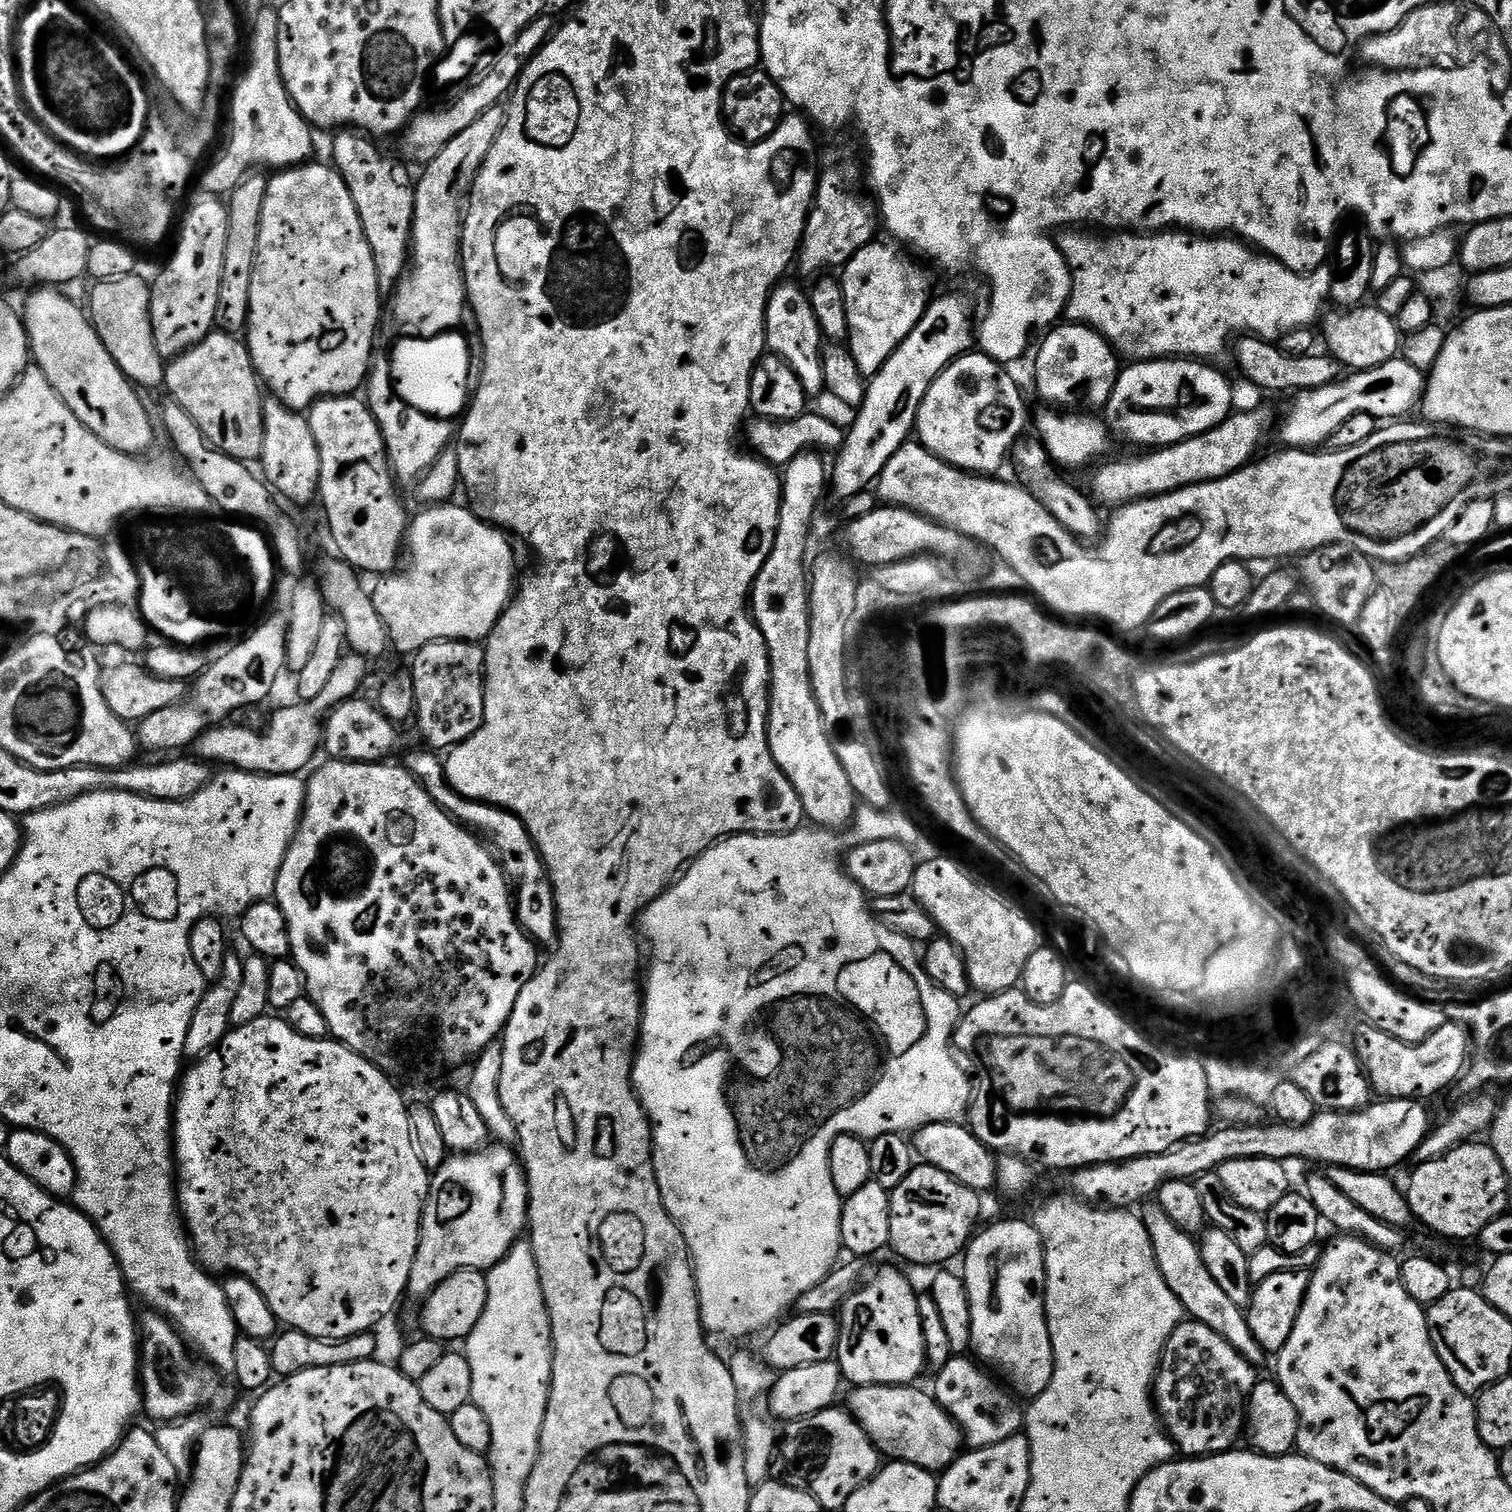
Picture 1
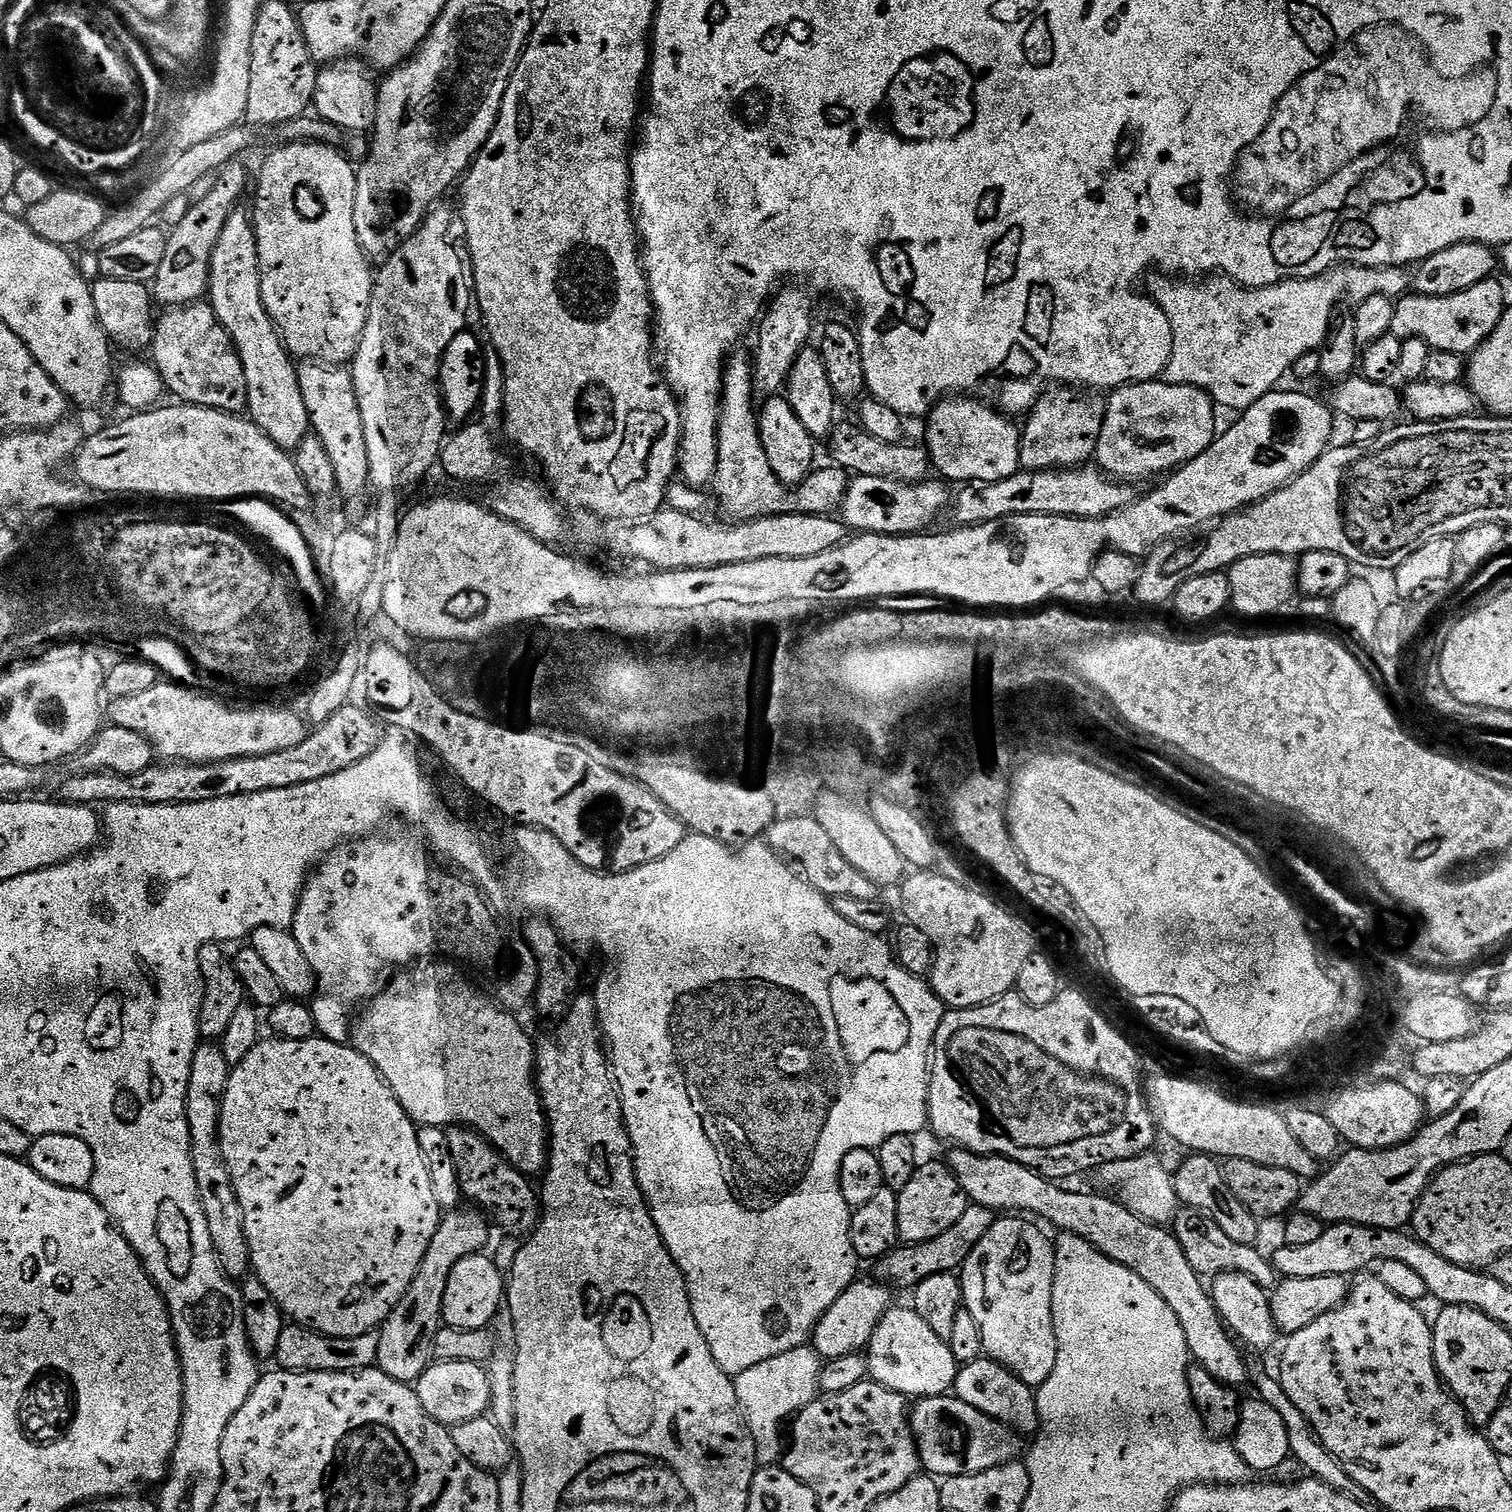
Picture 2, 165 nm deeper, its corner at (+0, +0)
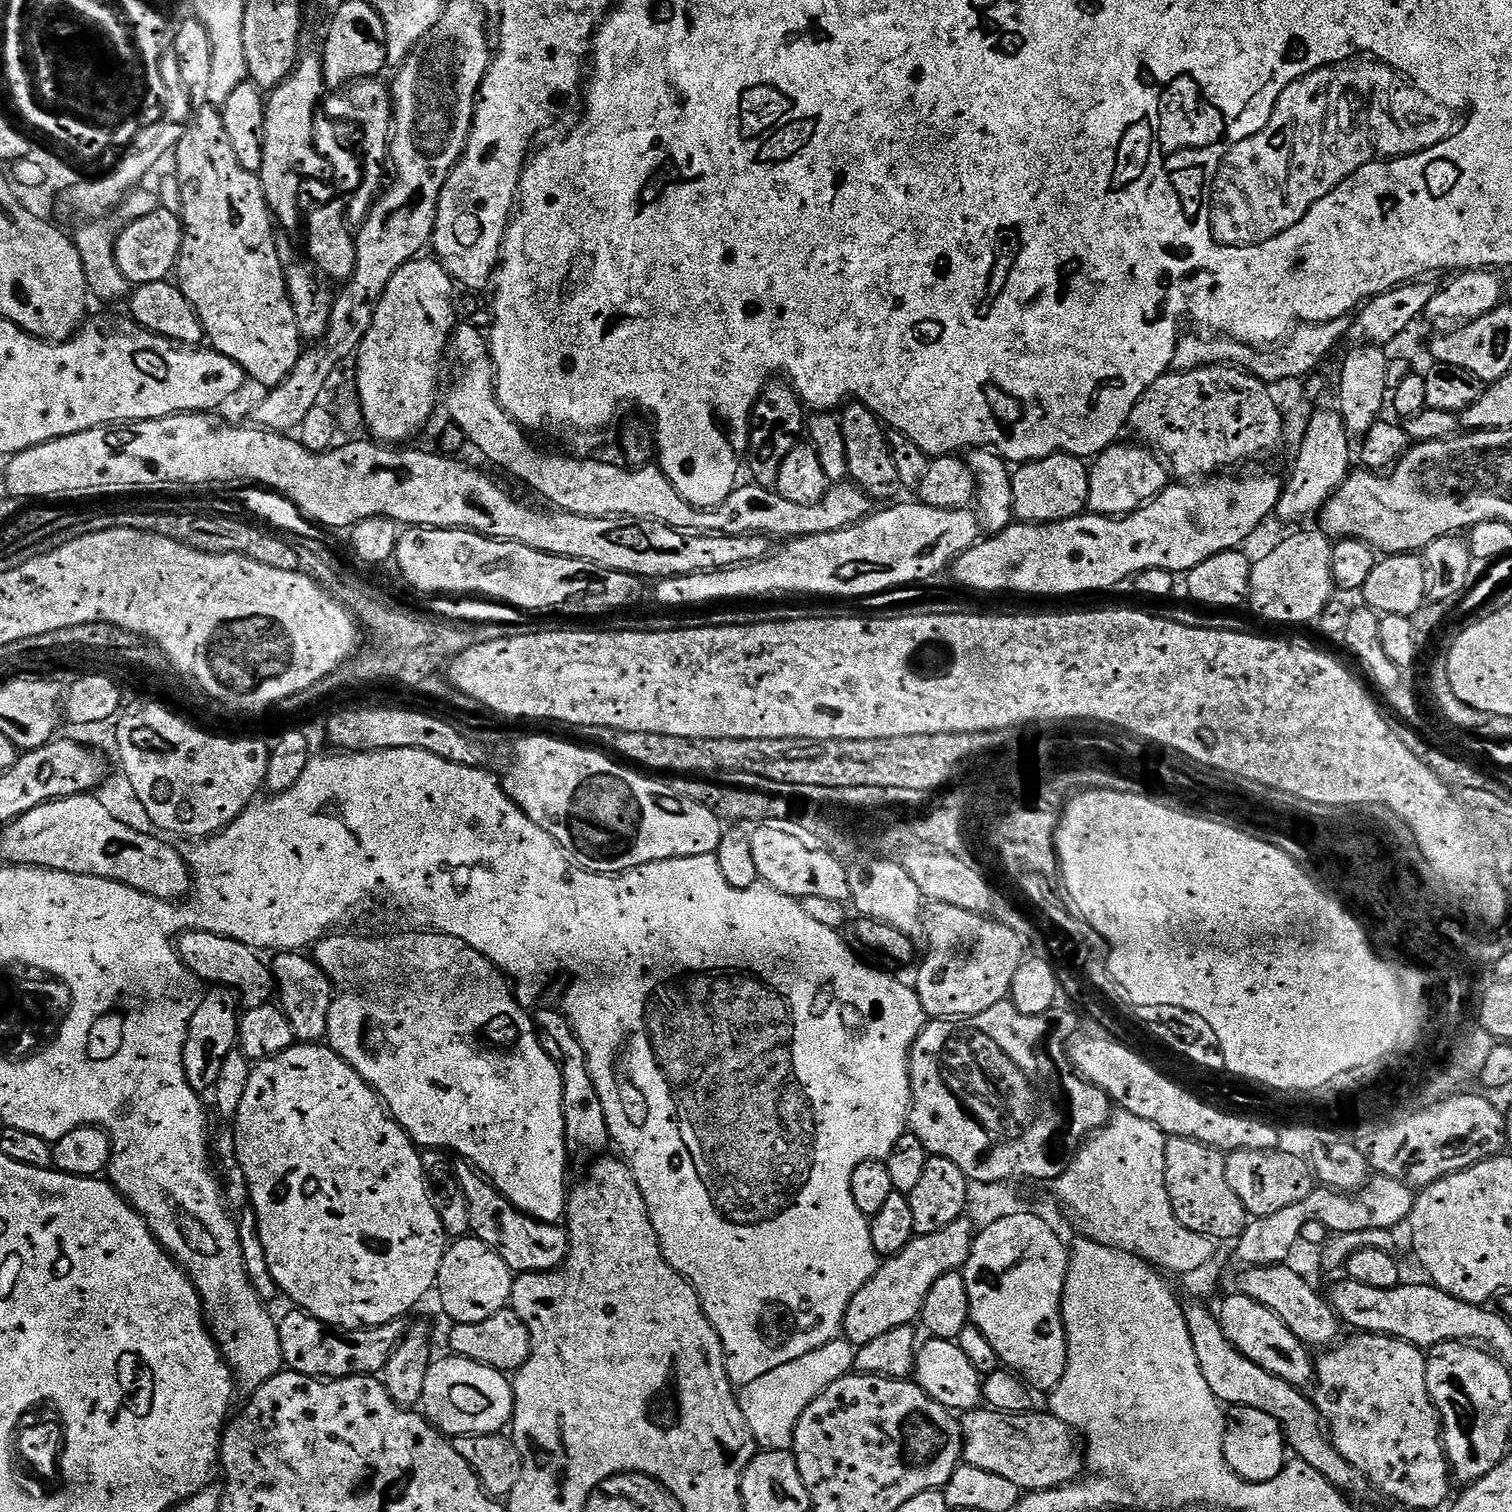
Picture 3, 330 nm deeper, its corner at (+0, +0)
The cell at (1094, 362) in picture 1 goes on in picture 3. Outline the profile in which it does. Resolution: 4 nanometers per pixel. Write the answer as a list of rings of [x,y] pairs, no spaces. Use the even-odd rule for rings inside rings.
[[[1065,452],[1019,465],[1011,473],[1015,519],[1026,524],[1053,524],[1081,515],[1088,507],[1089,471],[1089,465],[1081,457],[1068,456]]]

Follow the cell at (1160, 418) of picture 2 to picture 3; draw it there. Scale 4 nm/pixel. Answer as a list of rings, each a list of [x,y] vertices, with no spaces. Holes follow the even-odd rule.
[[[1139,443],[1112,444],[1105,452],[1091,461],[1088,481],[1090,494],[1088,495],[1089,513],[1098,516],[1128,516],[1149,504],[1163,488],[1170,483],[1170,469],[1157,453]]]

